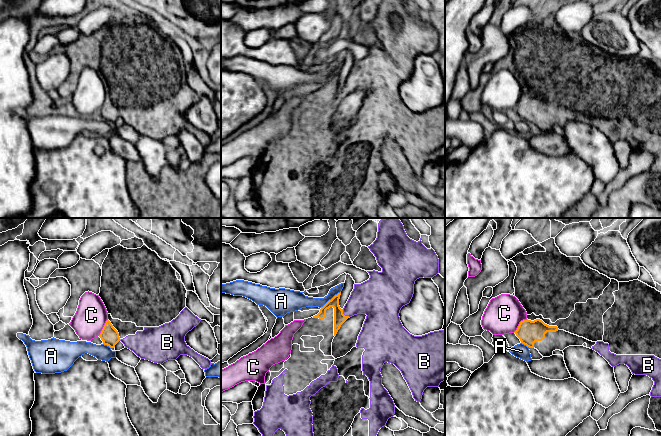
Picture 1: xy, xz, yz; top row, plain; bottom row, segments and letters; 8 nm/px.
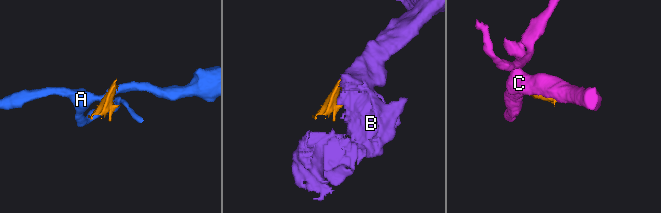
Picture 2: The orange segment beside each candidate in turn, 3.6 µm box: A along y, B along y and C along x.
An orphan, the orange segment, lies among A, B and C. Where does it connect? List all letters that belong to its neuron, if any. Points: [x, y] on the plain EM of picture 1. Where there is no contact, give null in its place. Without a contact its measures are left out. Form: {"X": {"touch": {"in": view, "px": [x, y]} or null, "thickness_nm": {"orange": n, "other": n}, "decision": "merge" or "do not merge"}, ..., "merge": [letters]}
{"A": {"touch": {"in": "xz", "px": [331, 75]}, "thickness_nm": {"orange": 100, "other": 120}, "decision": "do not merge"}, "B": {"touch": {"in": "xz", "px": [343, 90]}, "thickness_nm": {"orange": 100, "other": 260}, "decision": "merge"}, "C": {"touch": {"in": "yz", "px": [519, 100]}, "thickness_nm": {"orange": 190, "other": 300}, "decision": "do not merge"}, "merge": ["B"]}

